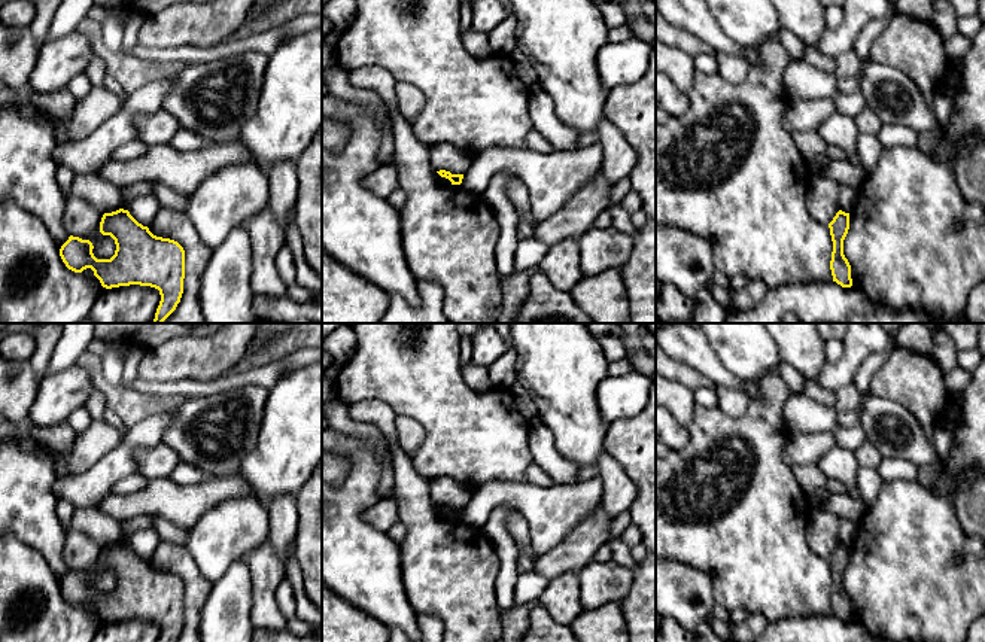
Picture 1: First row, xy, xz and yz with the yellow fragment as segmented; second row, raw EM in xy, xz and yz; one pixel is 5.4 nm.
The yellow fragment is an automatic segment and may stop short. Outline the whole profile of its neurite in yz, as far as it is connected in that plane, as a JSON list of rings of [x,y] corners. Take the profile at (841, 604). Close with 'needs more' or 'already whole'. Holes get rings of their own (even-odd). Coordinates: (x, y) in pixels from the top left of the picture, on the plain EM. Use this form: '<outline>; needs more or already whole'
[[[839,544],[833,554],[829,557],[829,562],[833,575],[833,585],[830,594],[833,615],[840,618],[842,621],[851,621],[851,599],[843,588],[843,573],[849,563],[849,547]]]; already whole

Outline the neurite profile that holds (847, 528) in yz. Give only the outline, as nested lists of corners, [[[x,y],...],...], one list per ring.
[[[839,518],[839,539],[845,547],[851,547],[855,536],[857,523],[848,518]]]

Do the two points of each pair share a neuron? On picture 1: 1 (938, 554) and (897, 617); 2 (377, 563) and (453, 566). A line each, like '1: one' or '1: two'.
1: one
2: two

